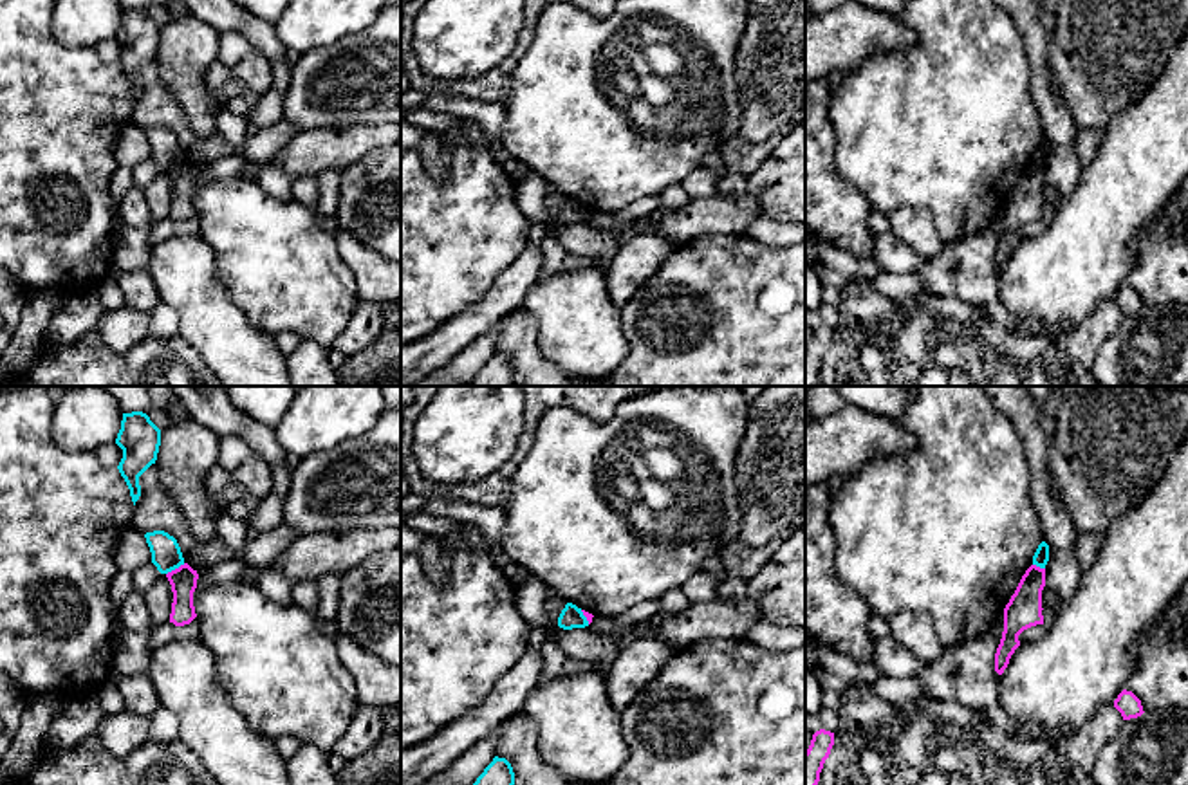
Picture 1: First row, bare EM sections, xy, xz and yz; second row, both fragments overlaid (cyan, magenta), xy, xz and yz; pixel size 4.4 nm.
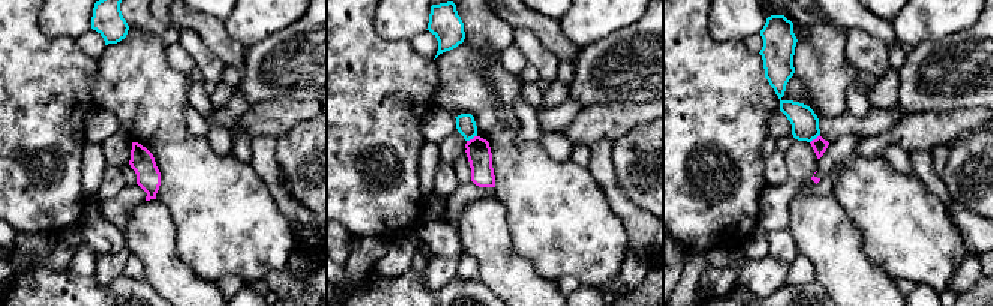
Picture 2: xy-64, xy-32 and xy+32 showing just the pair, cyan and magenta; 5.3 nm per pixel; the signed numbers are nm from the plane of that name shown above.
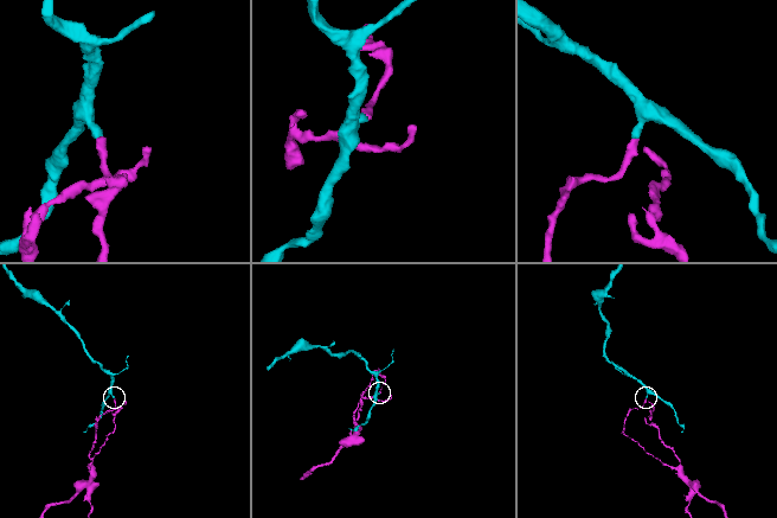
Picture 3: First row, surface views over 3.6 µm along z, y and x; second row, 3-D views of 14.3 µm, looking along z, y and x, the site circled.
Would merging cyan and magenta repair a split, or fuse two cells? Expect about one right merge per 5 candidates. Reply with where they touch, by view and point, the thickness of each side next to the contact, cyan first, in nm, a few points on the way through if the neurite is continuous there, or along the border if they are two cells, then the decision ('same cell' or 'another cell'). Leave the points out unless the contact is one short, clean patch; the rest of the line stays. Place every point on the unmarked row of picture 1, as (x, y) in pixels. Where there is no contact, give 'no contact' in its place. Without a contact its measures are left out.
meets cyan in xy at (176, 163); 140 nm thick on the cyan side, 120 nm on the other; border along xy (185, 159), (167, 170); another cell

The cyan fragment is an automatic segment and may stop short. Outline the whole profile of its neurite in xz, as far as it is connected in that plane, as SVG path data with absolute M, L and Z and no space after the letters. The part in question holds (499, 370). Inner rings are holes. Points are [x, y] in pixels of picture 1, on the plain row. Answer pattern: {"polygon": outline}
{"polygon": "M495 352L477 374L471 386L513 386L515 368L506 354Z"}

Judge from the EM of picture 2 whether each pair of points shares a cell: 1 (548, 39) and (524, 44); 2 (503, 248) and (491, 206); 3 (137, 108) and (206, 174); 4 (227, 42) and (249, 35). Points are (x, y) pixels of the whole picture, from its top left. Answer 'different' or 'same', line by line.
1: different
2: same
3: same
4: different

